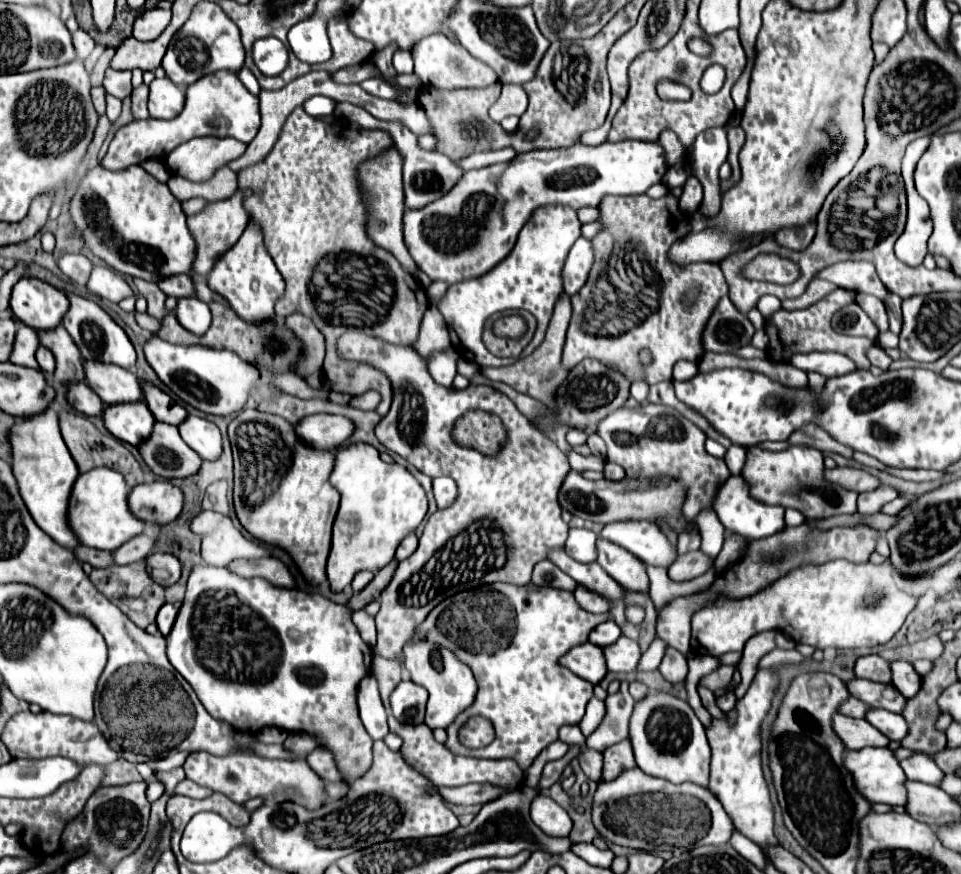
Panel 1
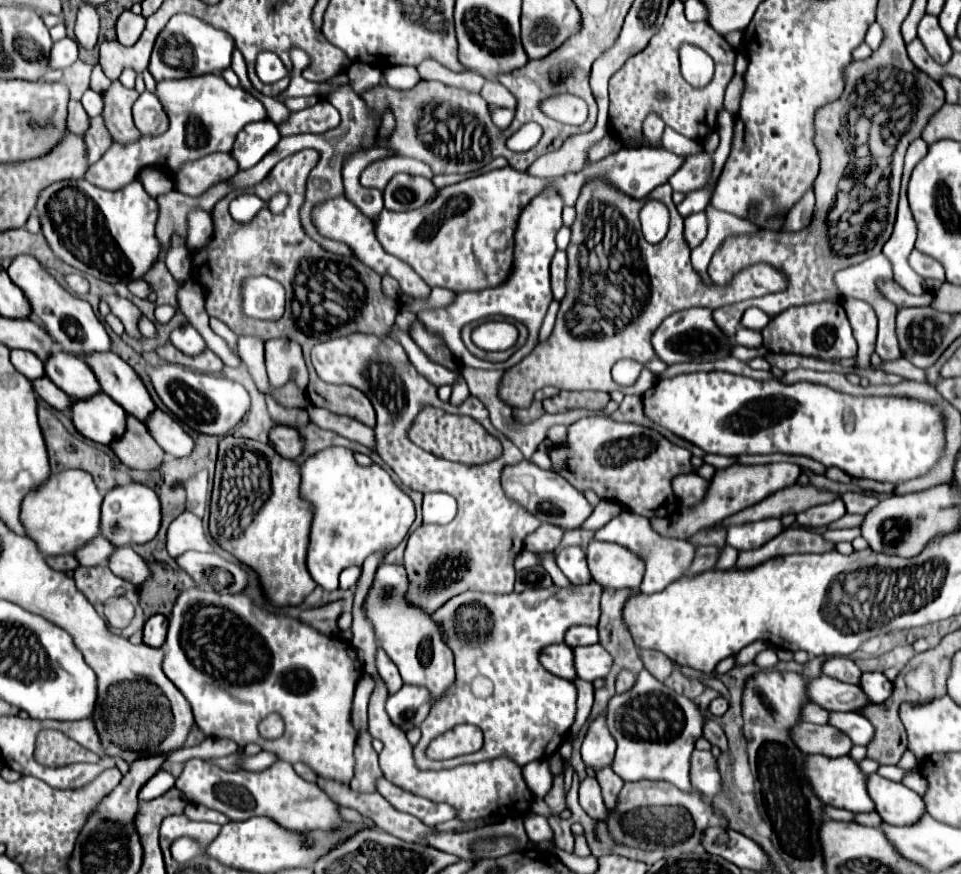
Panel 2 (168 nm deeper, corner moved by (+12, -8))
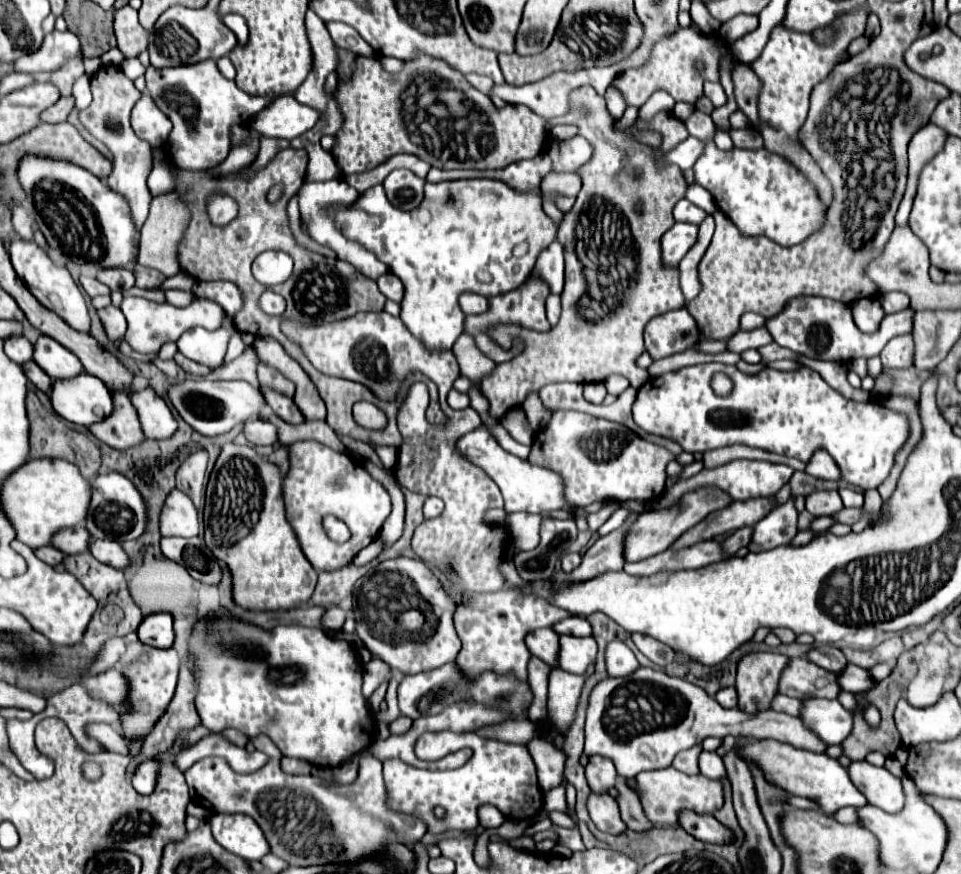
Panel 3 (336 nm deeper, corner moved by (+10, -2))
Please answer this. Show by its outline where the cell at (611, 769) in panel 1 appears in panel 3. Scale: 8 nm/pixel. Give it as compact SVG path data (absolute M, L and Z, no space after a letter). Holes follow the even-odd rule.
M617 778L617 784L615 784L615 790L619 792L617 796L617 804L619 804L619 810L621 810L621 820L627 824L627 828L631 830L649 830L649 820L645 818L643 810L641 810L641 802L637 798L637 794L627 786L627 782L623 778Z

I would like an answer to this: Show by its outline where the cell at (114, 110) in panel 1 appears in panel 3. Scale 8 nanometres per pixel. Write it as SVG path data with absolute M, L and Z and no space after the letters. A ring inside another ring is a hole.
M81 76L75 86L73 86L73 96L75 96L75 106L77 110L85 110L91 104L91 86L89 86L89 76Z

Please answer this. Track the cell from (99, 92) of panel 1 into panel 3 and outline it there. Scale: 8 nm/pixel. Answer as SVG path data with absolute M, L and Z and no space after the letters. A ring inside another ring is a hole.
M61 98L57 104L53 104L49 110L45 110L45 114L41 114L43 122L49 124L59 124L59 122L67 122L67 116L71 114L71 110L75 108L75 98Z

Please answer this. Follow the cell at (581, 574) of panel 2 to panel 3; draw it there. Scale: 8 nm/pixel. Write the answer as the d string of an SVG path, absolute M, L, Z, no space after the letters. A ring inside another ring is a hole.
M569 552L569 554L565 554L563 560L561 560L561 568L563 568L565 572L575 570L579 564L581 564L581 554L579 554L579 552Z

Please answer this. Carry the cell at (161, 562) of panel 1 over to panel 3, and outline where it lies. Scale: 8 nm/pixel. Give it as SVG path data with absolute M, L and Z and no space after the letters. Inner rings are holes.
M93 540L93 546L89 548L91 554L95 554L95 558L99 558L99 562L109 564L113 568L125 570L129 566L129 556L123 550L123 546L119 542L113 540Z

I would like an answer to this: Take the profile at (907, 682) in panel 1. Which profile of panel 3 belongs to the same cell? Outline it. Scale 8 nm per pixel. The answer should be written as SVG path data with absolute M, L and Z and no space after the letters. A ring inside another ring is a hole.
M849 664L843 672L841 672L841 688L843 690L849 690L849 692L867 692L871 688L875 688L877 682L873 680L871 672L865 670L865 668L859 668L859 666L853 666Z

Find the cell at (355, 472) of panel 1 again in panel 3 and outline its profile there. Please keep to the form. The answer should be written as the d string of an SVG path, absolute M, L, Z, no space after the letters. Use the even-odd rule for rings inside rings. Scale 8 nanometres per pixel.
M317 440L291 444L289 458L291 468L285 476L283 494L285 510L289 524L293 526L305 552L305 558L317 572L333 572L351 564L353 556L357 556L359 550L369 546L379 536L383 522L391 514L393 506L387 488L379 480L375 480L361 462L355 462L351 456L331 450ZM327 514L337 516L349 526L351 538L347 542L337 544L327 538L321 524L323 516Z

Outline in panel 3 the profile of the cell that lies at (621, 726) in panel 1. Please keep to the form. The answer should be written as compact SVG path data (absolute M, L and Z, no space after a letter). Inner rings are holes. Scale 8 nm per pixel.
M591 756L589 764L585 766L585 776L587 776L587 782L589 782L591 790L607 792L609 788L615 786L617 772L615 772L615 766L613 766L613 762L609 758Z

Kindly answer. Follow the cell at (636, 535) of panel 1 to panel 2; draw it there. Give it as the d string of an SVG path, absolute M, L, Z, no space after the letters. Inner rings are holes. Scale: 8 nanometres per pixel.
M623 510L619 516L609 520L603 528L595 532L595 540L607 540L607 542L617 542L627 546L629 550L641 554L645 558L645 576L643 576L643 586L639 588L643 594L655 594L665 590L671 582L683 578L687 574L687 568L691 566L691 560L695 558L695 546L687 540L673 540L673 538L663 538L657 532L653 532L651 524L643 516L635 516L627 510Z

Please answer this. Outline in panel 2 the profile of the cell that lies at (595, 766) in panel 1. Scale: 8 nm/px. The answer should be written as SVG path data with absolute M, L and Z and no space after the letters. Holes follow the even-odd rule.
M587 778L581 782L581 788L579 788L579 804L581 808L595 820L603 822L607 820L607 808L603 804L603 798L601 798L601 788L597 784L595 778Z

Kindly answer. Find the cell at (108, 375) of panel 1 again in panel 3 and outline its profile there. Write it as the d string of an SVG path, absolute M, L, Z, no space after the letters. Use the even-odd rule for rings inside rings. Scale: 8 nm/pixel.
M39 336L35 342L35 354L33 360L53 378L53 380L71 380L85 372L81 366L81 360L67 348L63 348L59 342Z

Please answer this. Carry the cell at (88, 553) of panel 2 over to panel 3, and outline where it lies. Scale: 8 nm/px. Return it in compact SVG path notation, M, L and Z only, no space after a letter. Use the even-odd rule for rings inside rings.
M83 524L73 526L73 530L63 530L61 534L57 534L57 538L53 538L51 544L65 554L83 554L89 552L91 534Z

